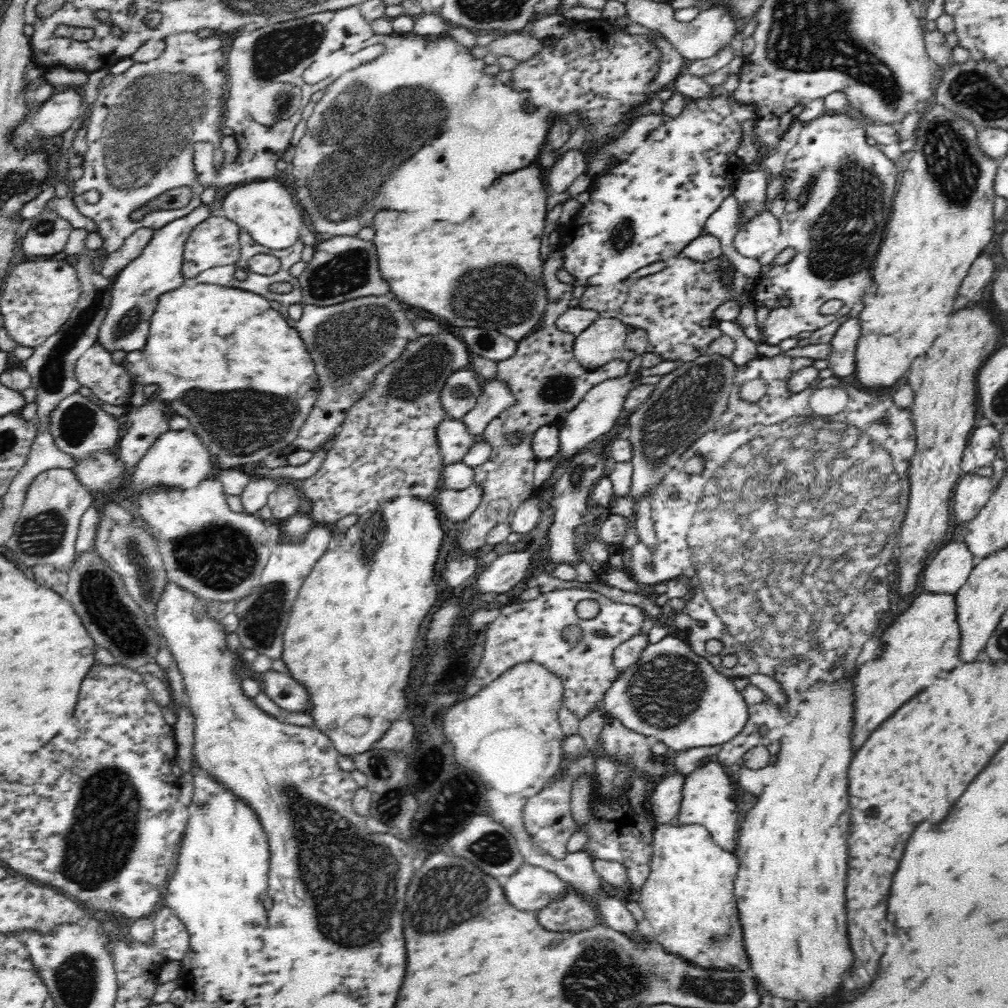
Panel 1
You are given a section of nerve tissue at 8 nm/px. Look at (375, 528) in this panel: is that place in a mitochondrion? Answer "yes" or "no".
yes

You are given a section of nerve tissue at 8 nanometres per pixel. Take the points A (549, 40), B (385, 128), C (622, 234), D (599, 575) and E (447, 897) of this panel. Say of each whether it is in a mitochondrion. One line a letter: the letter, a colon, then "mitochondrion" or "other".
A: other
B: mitochondrion
C: mitochondrion
D: other
E: mitochondrion

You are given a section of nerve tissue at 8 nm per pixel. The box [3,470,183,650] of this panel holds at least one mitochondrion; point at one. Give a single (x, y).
(43, 534)

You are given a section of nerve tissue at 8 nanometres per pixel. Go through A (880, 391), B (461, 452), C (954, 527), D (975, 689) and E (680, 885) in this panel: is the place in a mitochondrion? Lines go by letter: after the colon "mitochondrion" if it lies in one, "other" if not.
A: other
B: other
C: other
D: other
E: other

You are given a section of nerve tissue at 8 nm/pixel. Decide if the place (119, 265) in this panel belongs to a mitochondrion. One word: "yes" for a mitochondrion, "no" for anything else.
no

